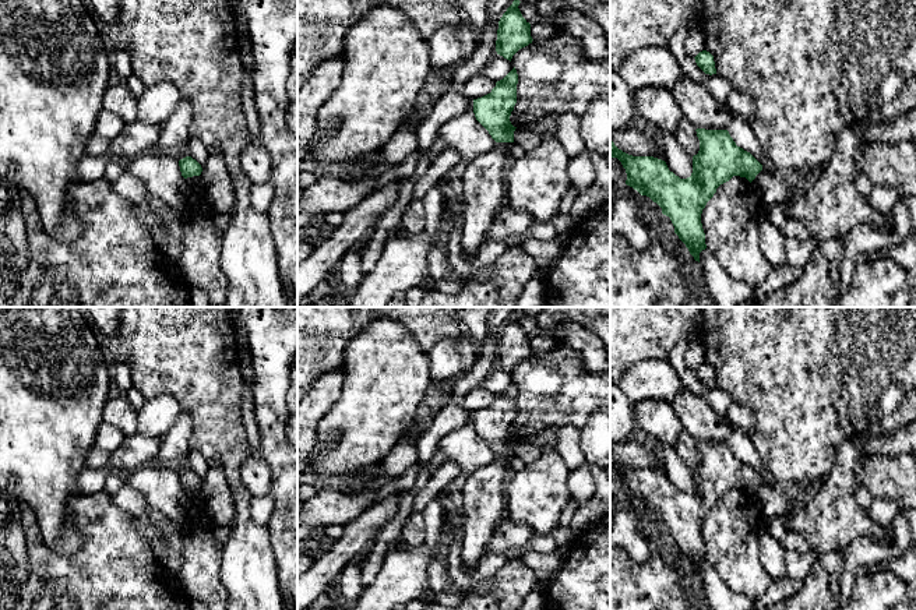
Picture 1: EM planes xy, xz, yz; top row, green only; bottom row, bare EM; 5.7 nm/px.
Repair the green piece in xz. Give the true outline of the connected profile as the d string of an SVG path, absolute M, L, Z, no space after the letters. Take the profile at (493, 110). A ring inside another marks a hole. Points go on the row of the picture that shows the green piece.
M515 67L500 81L490 94L473 99L476 120L489 131L496 142L514 142L514 127L510 121L517 103L518 74Z

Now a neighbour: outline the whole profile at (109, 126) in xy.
M103 109L98 116L95 130L87 142L87 156L105 155L126 124L127 123L117 114Z

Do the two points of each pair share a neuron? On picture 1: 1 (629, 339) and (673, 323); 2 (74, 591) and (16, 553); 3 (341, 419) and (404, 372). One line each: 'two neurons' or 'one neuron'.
1: one neuron
2: two neurons
3: one neuron

